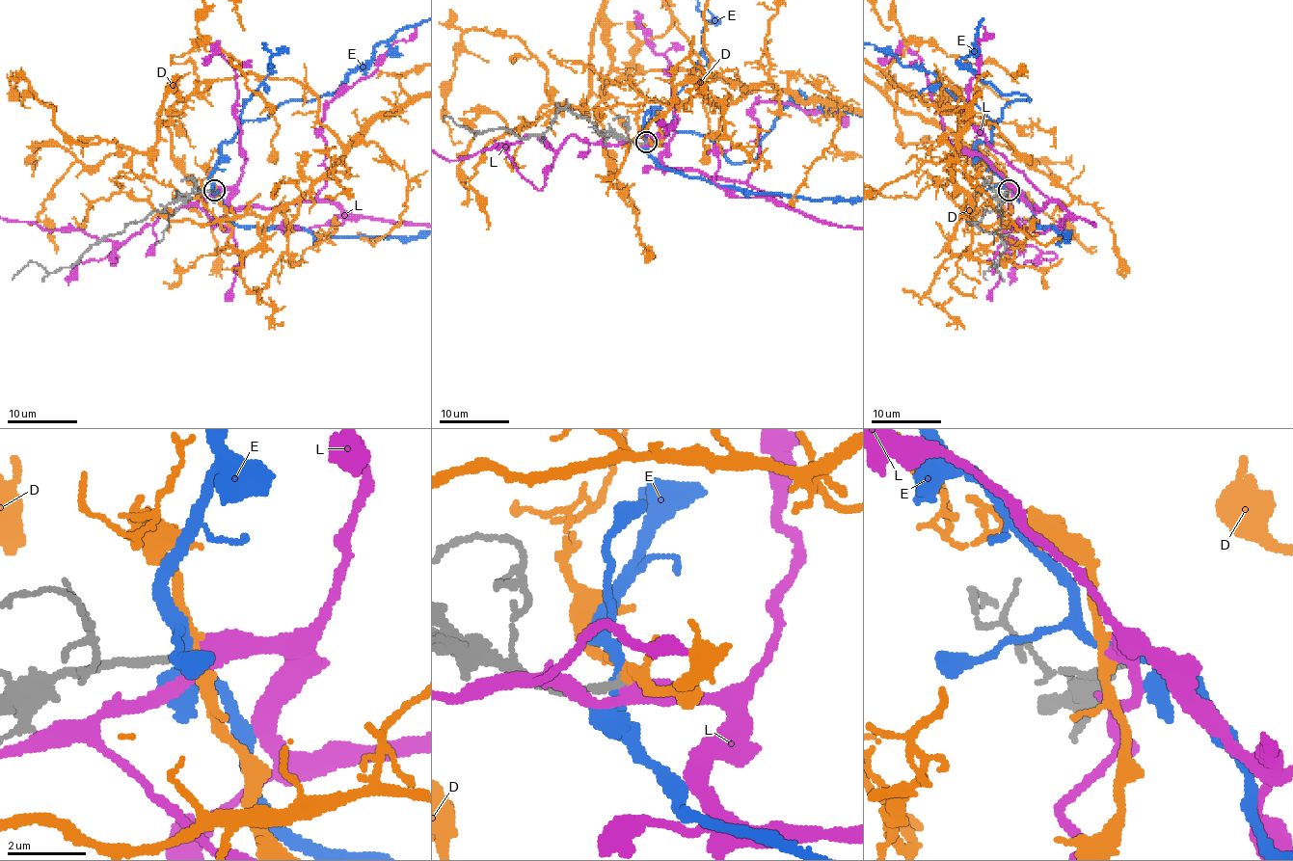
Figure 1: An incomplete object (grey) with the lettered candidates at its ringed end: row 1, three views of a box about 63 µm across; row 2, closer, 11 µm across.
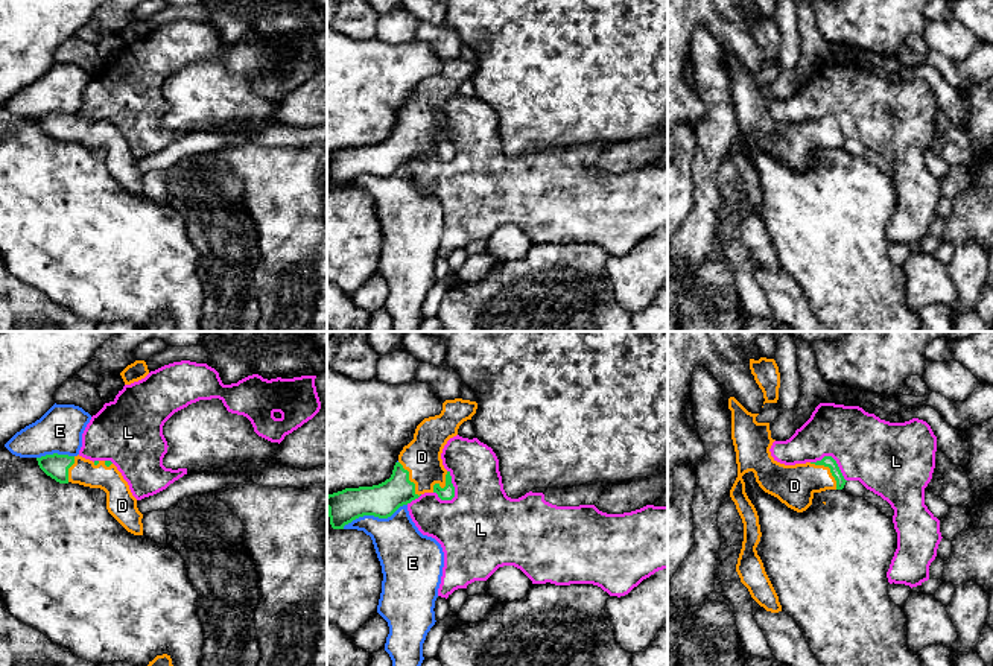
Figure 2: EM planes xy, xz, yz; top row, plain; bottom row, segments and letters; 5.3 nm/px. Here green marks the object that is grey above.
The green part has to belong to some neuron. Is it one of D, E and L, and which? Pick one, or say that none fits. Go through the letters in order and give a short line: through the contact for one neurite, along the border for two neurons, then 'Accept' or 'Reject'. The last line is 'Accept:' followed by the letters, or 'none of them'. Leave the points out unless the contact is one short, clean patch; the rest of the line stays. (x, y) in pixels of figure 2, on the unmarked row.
D: Line: xz (382, 160), (408, 139), (420, 126), (421, 116). Accept
E: Line: xz (406, 163), (387, 177), (359, 175), (342, 187). Reject
L: Line: xz (449, 130), (453, 155), (441, 160). Reject
Accept: D

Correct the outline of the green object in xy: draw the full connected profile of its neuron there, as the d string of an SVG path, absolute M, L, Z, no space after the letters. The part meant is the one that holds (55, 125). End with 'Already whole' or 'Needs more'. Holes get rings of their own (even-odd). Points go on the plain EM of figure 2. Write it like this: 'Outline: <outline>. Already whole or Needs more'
Outline: M46 114L36 117L40 128L59 143L79 143L90 147L100 147L106 152L108 172L131 193L143 195L143 173L137 167L137 158L132 155L128 141L111 120L90 120L82 116Z. Needs more

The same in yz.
Outline: M734 56L728 58L728 68L731 70L731 99L738 123L738 137L730 149L730 157L744 182L744 201L736 231L760 266L779 272L782 271L779 255L756 210L762 196L759 175L745 152L742 135L753 131L765 152L797 172L812 164L815 152L842 149L847 140L832 116L795 125L777 122L769 111L776 100L771 97L769 82L757 82L759 73L748 71Z. Needs more

